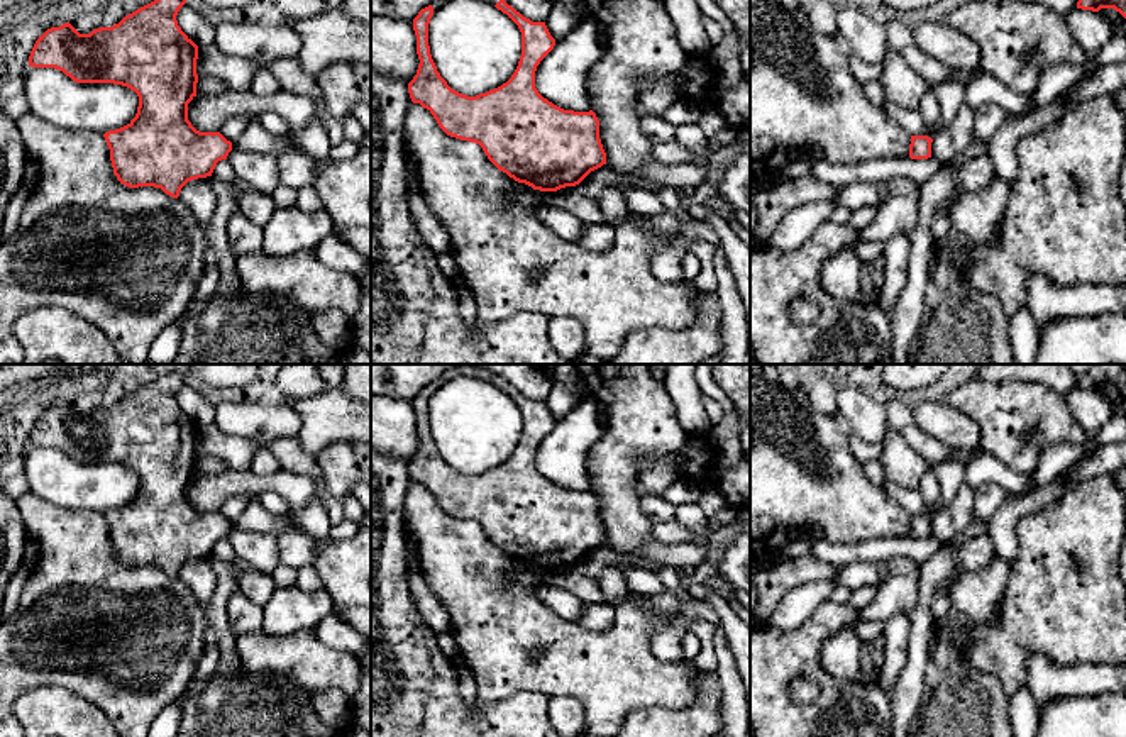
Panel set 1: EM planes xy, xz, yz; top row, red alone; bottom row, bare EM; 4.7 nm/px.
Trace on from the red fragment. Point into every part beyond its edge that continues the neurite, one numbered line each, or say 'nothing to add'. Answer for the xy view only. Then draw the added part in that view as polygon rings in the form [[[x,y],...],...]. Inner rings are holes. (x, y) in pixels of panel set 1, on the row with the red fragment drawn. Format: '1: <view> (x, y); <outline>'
nothing to add

